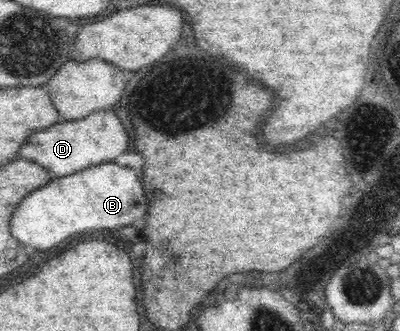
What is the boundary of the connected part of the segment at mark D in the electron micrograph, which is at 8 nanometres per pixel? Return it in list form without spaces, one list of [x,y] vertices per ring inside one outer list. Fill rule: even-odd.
[[[102,109],[75,121],[60,120],[60,124],[28,136],[20,146],[19,156],[39,164],[53,177],[61,177],[118,158],[122,152],[126,152],[126,148],[130,148],[128,142],[128,134],[118,116]]]

